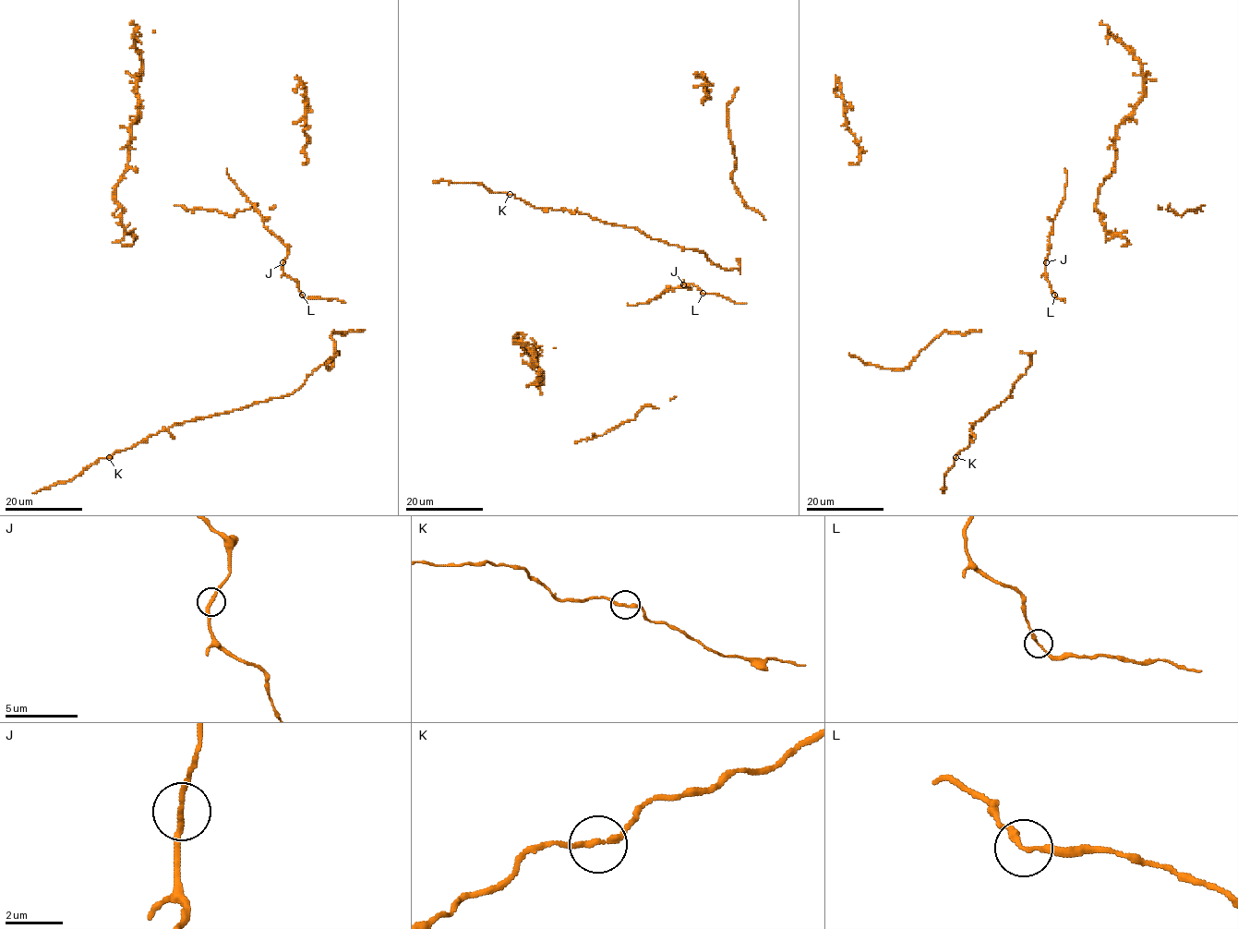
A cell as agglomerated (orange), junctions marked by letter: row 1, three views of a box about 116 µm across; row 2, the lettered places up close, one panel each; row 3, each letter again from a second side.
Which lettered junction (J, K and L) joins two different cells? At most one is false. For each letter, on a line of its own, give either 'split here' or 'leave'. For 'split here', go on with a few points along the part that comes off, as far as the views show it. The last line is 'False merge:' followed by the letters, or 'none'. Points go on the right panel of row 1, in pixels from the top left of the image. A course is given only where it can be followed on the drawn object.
J: leave
K: leave
L: leave
False merge: none

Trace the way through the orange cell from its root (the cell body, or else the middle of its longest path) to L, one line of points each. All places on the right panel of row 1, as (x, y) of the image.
L: (1046, 263), (1046, 279), (1054, 294)

